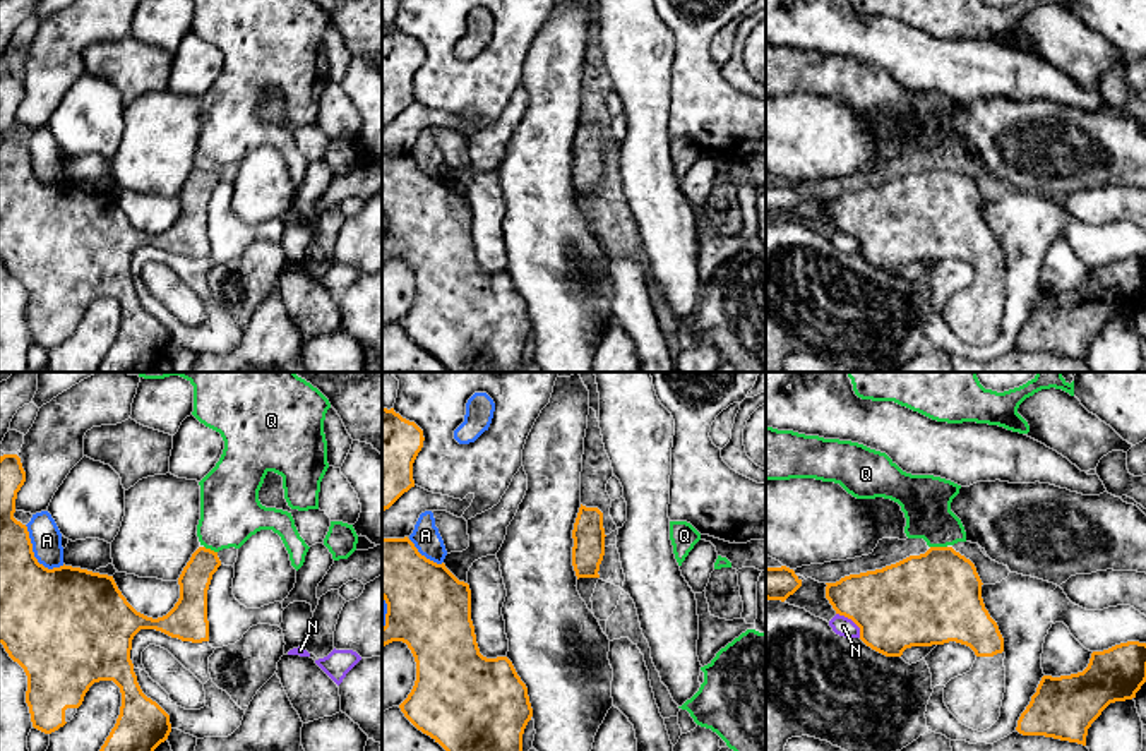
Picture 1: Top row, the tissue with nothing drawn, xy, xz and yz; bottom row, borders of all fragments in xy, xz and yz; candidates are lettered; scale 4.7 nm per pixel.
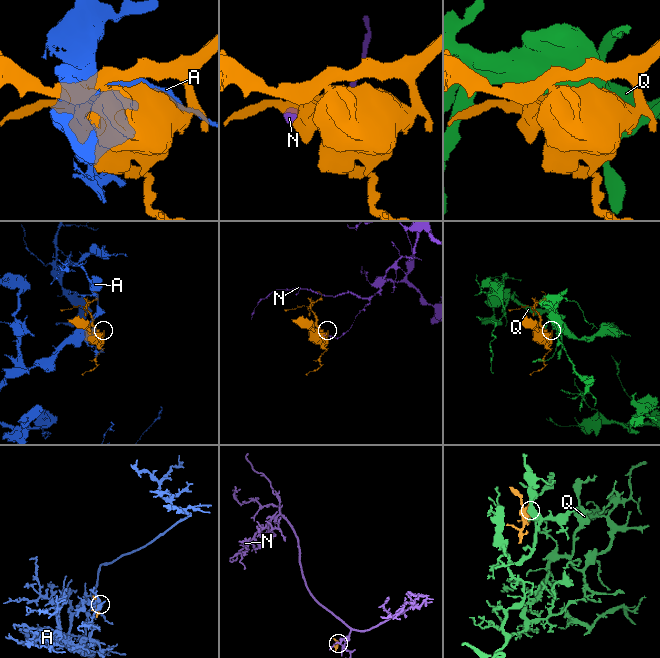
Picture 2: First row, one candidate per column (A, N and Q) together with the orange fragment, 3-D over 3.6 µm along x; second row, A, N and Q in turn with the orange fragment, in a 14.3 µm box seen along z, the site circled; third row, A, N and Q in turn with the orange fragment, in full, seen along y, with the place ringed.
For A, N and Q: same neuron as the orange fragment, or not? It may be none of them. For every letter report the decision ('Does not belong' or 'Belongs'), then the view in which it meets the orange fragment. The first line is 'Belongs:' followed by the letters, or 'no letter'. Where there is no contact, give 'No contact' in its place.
Belongs: no letter
A: Does not belong. Touches orange in xy
N: Does not belong. Touches orange in yz
Q: Does not belong. Touches orange in yz

